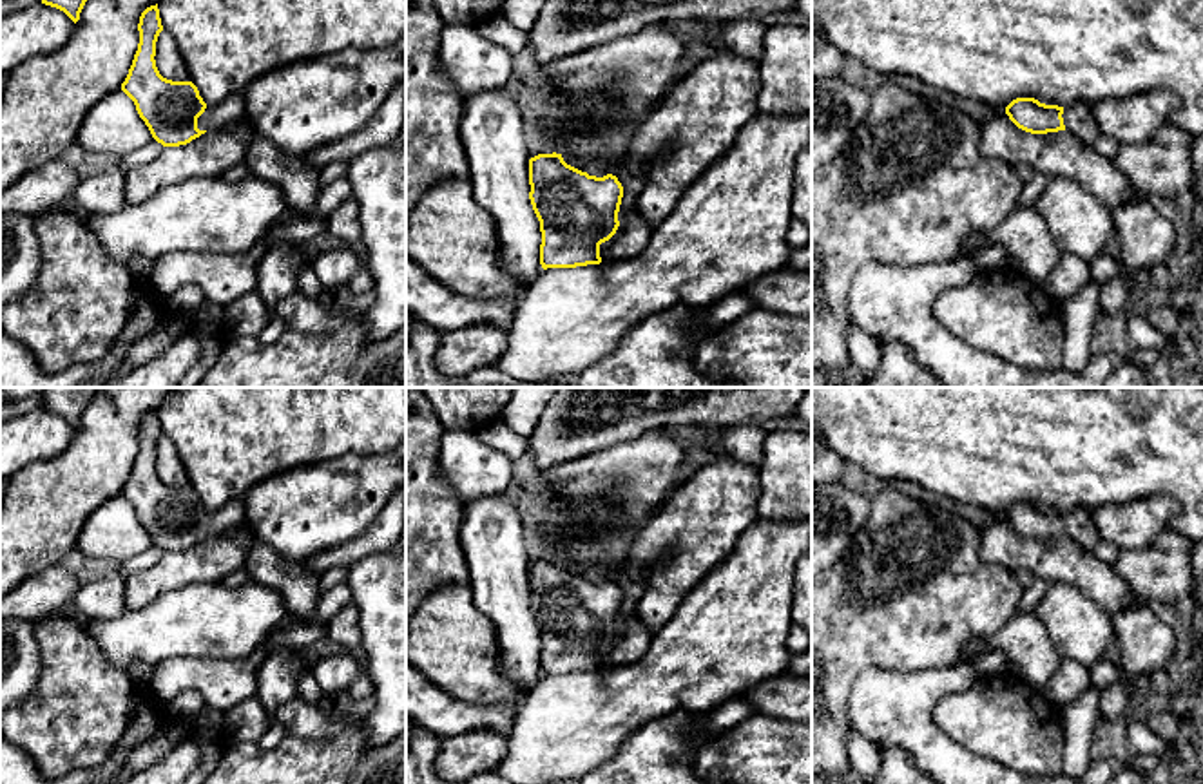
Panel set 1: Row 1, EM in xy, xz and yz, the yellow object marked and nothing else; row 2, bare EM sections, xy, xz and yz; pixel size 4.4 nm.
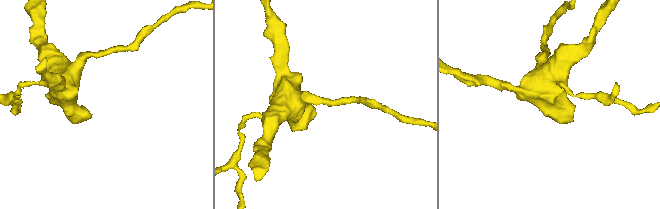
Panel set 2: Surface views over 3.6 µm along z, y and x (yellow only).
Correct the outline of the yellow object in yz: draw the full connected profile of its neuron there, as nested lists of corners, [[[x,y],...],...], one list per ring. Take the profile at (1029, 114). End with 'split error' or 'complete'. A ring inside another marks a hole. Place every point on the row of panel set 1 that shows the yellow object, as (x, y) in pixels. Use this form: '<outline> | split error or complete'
[[[1016,98],[1006,107],[1006,114],[1018,129],[1031,134],[1067,130],[1085,145],[1094,145],[1100,134],[1087,103],[1058,107],[1035,98]]] | split error

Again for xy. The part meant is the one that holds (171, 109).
[[[158,4],[141,13],[138,31],[138,51],[121,91],[134,101],[140,118],[158,143],[163,147],[187,145],[212,129],[234,127],[245,118],[245,98],[241,92],[230,94],[217,105],[207,105],[192,81],[172,81],[159,74],[154,60],[156,42],[163,31]]] | split error

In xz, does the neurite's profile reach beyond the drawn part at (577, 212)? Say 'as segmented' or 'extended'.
extended

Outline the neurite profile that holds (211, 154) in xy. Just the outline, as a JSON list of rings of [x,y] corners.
[[[245,116],[234,127],[212,129],[187,145],[165,147],[154,161],[125,172],[127,205],[141,203],[170,185],[196,177],[223,177],[228,168],[245,161],[255,134]]]

